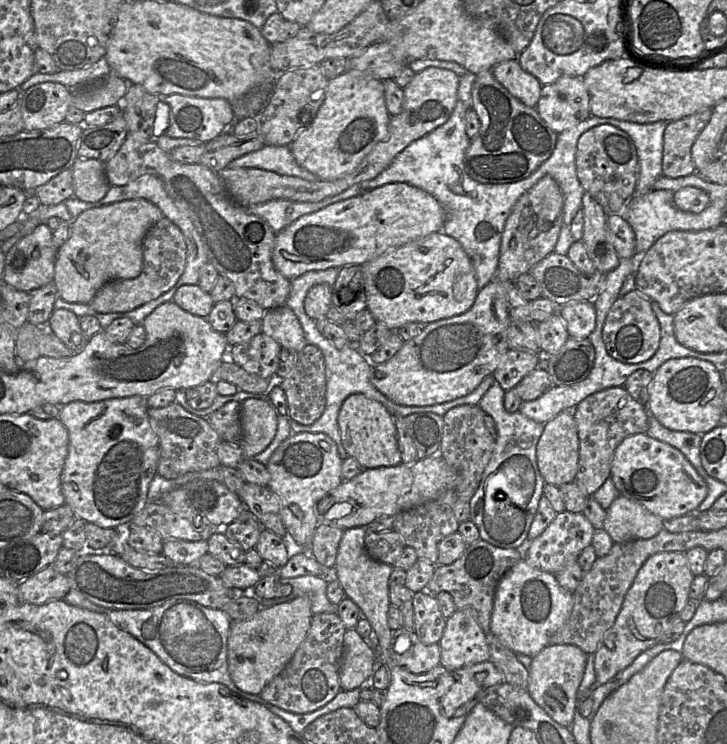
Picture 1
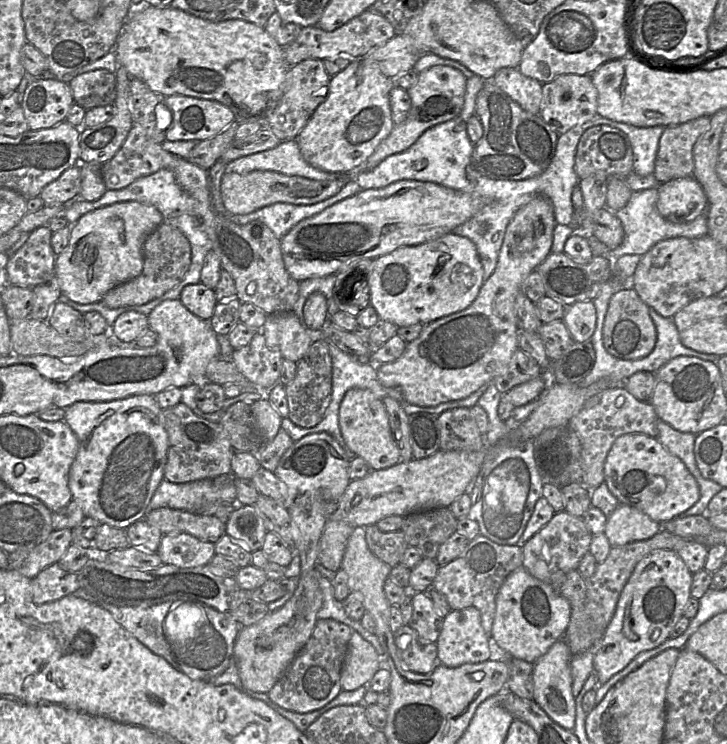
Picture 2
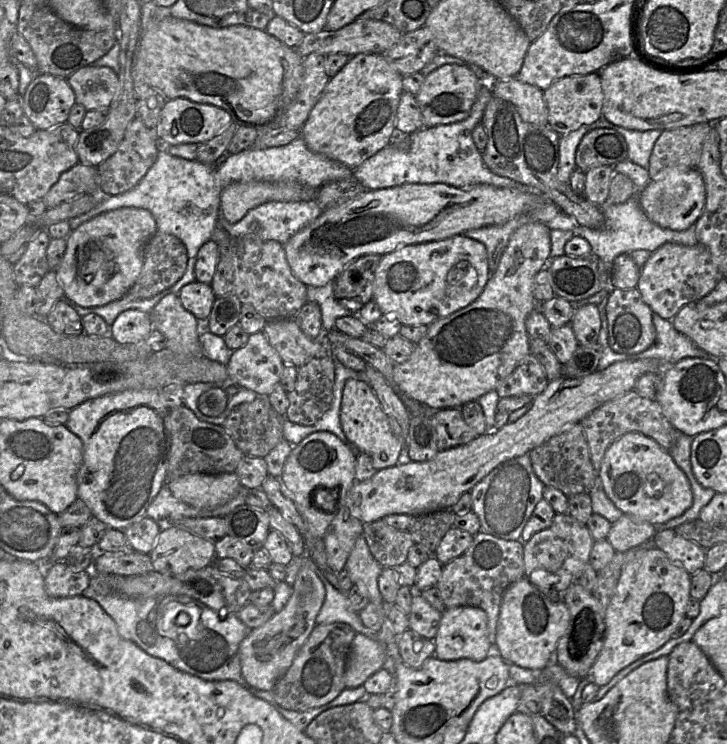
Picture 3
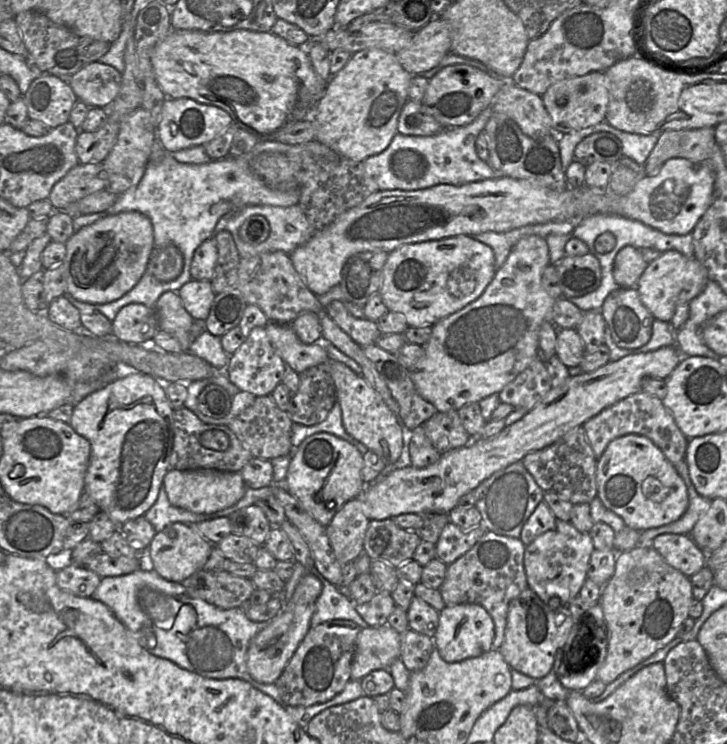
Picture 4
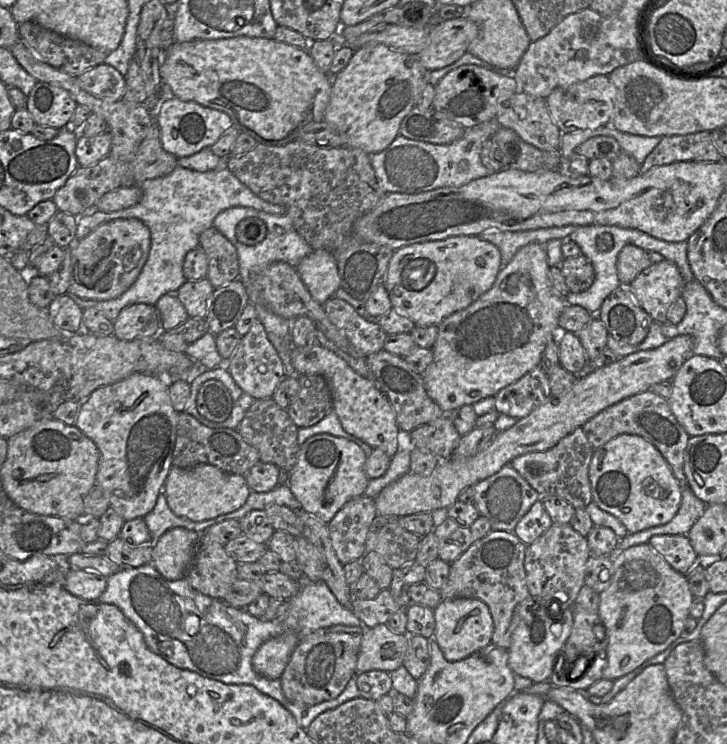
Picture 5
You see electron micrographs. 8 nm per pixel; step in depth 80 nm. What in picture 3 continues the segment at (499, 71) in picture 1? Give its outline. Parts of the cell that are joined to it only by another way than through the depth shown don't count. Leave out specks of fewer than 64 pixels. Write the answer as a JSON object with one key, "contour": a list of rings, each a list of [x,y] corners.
{"contour":[[[516,77],[490,81],[492,96],[511,103],[521,119],[530,124],[548,126],[548,111],[543,91]]]}

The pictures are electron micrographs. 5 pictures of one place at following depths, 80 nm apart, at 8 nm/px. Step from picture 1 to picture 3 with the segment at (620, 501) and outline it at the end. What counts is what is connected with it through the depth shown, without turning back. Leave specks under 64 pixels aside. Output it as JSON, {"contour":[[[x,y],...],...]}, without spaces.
{"contour":[[[623,514],[611,524],[607,540],[616,552],[624,552],[651,545],[651,540],[656,532],[657,526]]]}

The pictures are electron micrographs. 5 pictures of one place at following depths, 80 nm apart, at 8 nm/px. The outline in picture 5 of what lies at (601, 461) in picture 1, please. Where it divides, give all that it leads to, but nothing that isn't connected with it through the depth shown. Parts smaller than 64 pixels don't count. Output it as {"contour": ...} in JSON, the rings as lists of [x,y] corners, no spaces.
{"contour":[[[645,391],[628,397],[598,413],[583,426],[588,441],[594,449],[600,448],[621,434],[638,435],[652,443],[669,464],[680,486],[688,484],[684,462],[689,434],[679,424],[667,399],[652,391]]]}

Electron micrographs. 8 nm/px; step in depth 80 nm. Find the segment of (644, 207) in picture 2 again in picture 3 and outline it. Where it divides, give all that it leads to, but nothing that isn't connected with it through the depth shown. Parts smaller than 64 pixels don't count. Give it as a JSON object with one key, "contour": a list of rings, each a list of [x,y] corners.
{"contour":[[[637,193],[621,204],[607,202],[600,206],[604,214],[604,224],[600,229],[591,229],[585,226],[574,228],[574,235],[586,239],[592,248],[592,253],[598,256],[609,273],[614,259],[620,254],[630,253],[634,250],[656,251],[666,243],[680,244],[683,246],[696,245],[697,237],[695,234],[695,224],[683,231],[665,229],[653,223],[642,210]]]}

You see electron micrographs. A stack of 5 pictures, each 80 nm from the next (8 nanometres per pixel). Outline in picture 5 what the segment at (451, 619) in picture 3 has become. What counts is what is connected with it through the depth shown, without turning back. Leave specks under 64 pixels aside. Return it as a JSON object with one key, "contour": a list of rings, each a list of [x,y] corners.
{"contour":[[[475,598],[442,600],[434,609],[434,616],[436,622],[434,639],[448,661],[465,659],[492,643],[494,622],[489,607],[482,600]]]}

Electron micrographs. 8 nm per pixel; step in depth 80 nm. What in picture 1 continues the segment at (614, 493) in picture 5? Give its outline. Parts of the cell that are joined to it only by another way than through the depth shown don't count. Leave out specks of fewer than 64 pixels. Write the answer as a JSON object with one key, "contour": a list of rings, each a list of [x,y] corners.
{"contour":[[[647,433],[633,434],[622,440],[622,442],[615,449],[615,452],[613,455],[610,477],[613,480],[613,483],[615,484],[615,487],[619,491],[620,495],[623,495],[629,499],[632,499],[632,500],[640,503],[648,511],[650,511],[651,513],[655,514],[656,516],[660,517],[663,520],[680,517],[680,516],[683,516],[686,514],[697,513],[698,506],[705,499],[705,497],[707,496],[707,493],[708,493],[708,488],[707,488],[706,482],[698,474],[696,469],[692,466],[692,464],[687,460],[687,458],[684,456],[684,454],[681,451],[679,451],[678,449],[674,448],[673,446],[671,446],[665,442],[662,442],[658,439],[651,437]]]}

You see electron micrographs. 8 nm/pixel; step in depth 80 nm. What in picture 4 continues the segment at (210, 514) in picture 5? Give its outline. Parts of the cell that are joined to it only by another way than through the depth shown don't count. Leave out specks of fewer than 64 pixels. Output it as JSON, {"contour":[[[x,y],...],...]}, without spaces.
{"contour":[[[169,469],[163,481],[163,489],[174,507],[194,514],[211,514],[237,503],[244,496],[247,486],[240,472]]]}

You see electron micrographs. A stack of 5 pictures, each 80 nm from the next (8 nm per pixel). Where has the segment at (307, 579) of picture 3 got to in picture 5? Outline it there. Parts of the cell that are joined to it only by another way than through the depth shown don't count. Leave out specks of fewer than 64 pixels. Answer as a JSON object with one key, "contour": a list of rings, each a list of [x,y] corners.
{"contour":[[[291,631],[265,641],[252,658],[253,669],[268,679],[279,679],[298,643],[297,634]]]}

